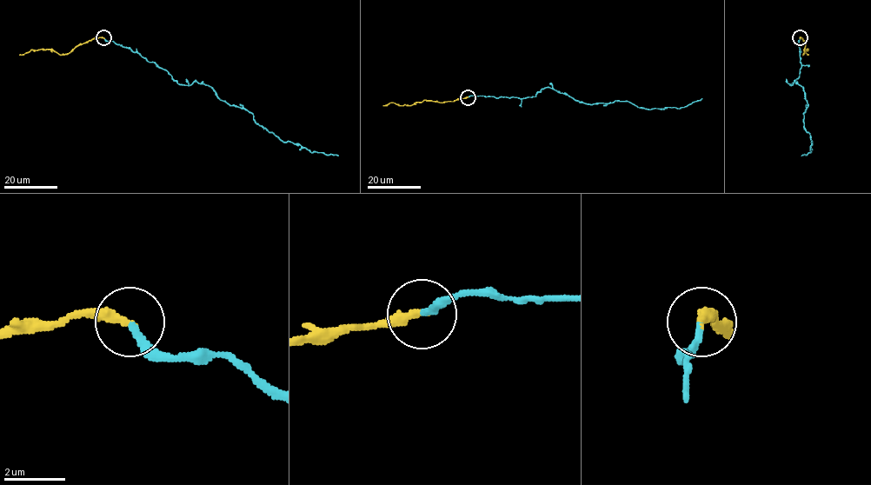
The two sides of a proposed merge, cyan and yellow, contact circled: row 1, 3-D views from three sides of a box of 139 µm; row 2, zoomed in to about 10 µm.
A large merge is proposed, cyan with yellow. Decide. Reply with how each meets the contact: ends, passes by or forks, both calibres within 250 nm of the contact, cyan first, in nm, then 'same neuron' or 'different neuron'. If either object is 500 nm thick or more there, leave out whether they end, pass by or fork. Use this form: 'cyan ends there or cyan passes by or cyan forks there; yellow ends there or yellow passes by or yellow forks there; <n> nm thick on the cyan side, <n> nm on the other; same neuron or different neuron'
cyan ends there; yellow ends there; 240 nm thick on the cyan side, 320 nm on the other; same neuron

